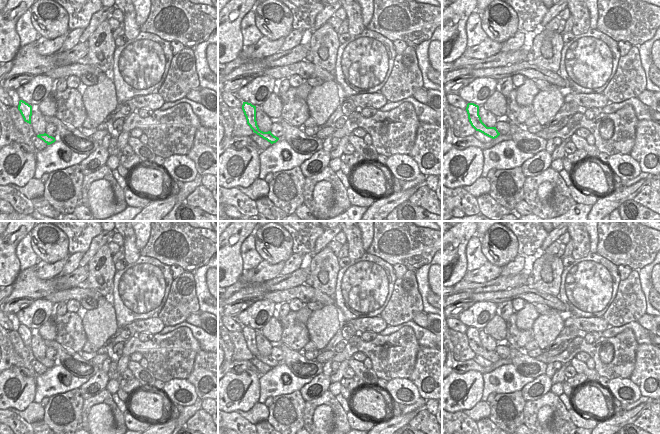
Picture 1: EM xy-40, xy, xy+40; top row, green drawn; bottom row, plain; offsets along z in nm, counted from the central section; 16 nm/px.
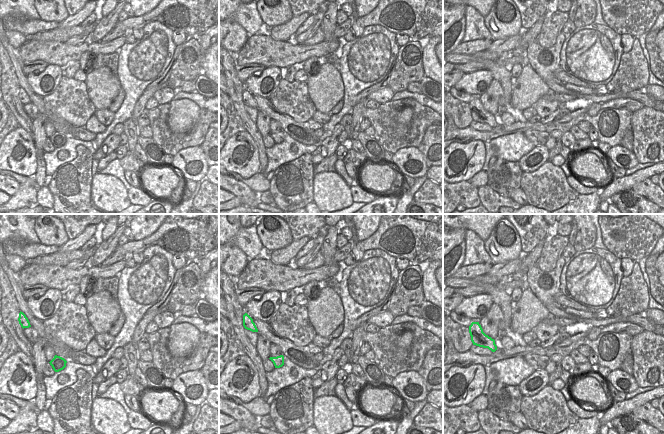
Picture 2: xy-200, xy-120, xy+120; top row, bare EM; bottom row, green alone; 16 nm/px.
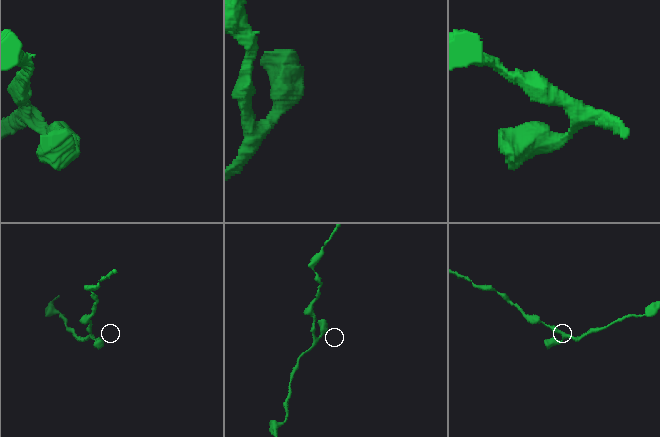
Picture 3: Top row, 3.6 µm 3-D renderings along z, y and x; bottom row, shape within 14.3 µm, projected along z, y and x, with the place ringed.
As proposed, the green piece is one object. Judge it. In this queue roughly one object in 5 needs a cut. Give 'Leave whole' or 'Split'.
Leave whole.

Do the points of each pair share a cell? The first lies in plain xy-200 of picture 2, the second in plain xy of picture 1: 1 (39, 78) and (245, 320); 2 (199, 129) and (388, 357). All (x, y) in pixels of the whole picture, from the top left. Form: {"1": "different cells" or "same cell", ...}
{"1": "same cell", "2": "same cell"}

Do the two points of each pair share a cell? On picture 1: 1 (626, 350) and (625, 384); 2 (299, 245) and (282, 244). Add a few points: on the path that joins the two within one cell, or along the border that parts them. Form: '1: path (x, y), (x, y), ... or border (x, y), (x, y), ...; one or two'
1: border (629, 377), (615, 377), (610, 380); two
2: border (287, 231), (292, 238), (293, 253); two

